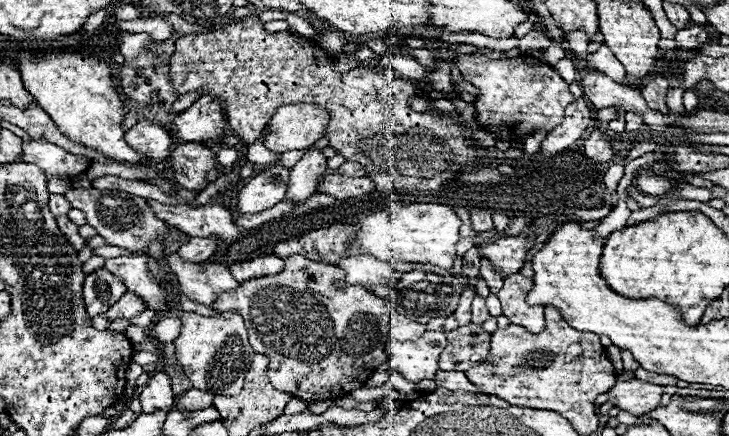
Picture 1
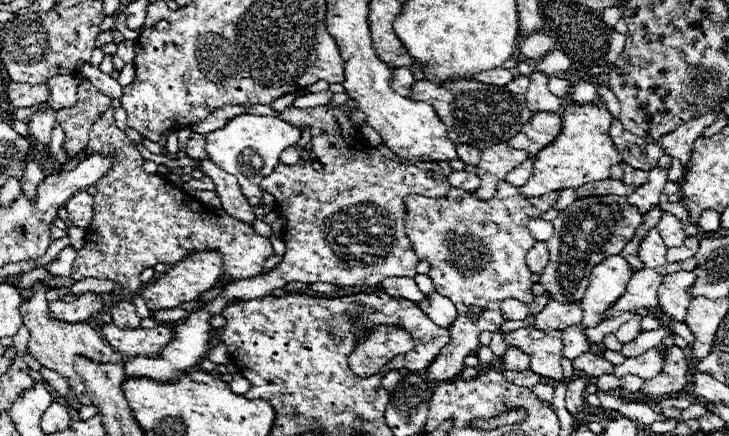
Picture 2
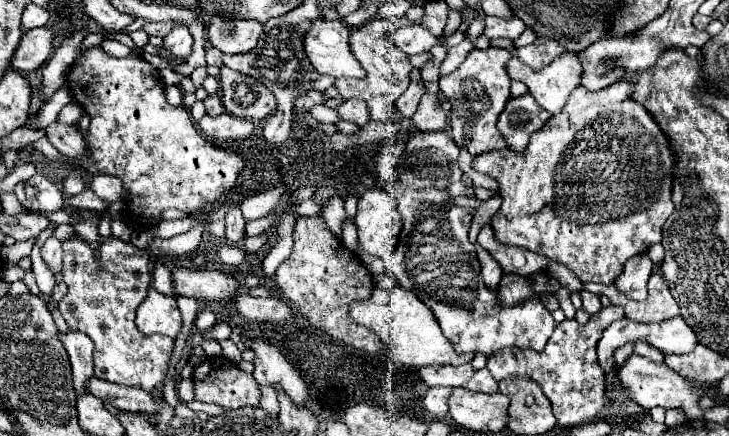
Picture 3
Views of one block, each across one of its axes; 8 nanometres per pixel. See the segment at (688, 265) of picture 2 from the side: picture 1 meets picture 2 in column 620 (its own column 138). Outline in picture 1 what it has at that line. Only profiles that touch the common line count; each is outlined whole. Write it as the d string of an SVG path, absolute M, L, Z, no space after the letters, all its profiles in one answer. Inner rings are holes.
M126 292L114 306L110 306L110 310L106 314L110 320L116 320L116 318L134 318L136 314L140 314L144 310L146 310L144 300L138 300L138 296L134 296L134 292Z

